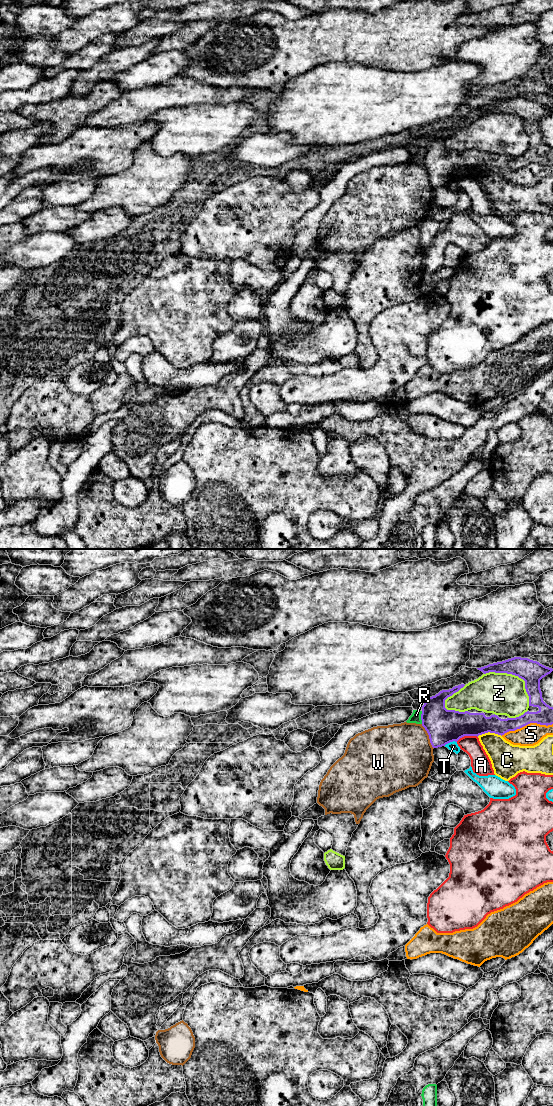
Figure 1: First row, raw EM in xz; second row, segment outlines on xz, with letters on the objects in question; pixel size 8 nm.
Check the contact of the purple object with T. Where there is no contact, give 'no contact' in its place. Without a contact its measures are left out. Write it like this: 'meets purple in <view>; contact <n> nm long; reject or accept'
meets purple in xz; contact 110 nm long; reject

